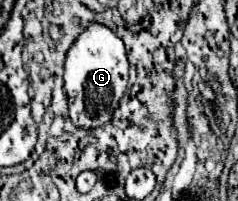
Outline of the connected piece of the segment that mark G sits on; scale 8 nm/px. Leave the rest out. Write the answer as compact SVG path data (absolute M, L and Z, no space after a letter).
M90 23L74 41L66 55L64 89L68 93L70 119L80 127L100 127L112 119L112 113L126 91L128 55L122 39L102 23Z

